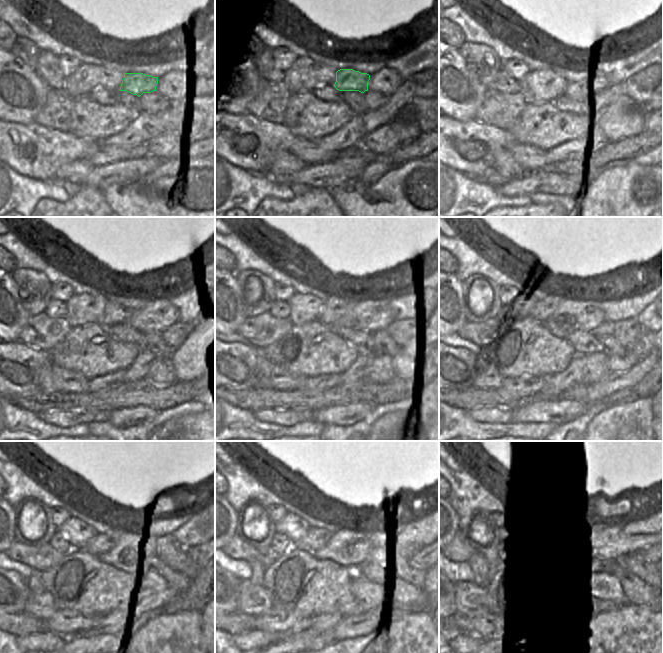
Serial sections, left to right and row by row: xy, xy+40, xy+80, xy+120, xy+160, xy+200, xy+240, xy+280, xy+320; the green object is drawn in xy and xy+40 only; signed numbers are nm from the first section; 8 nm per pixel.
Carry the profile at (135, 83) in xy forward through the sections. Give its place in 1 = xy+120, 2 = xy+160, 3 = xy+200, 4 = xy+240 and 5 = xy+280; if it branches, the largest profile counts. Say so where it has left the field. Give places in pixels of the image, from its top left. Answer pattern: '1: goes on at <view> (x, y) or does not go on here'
1: goes on at xy+120 (113, 312)
2: goes on at xy+160 (334, 309)
3: goes on at xy+200 (552, 310)
4: goes on at xy+240 (99, 542)
5: goes on at xy+280 (319, 537)

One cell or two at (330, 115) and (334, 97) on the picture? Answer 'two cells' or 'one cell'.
two cells

